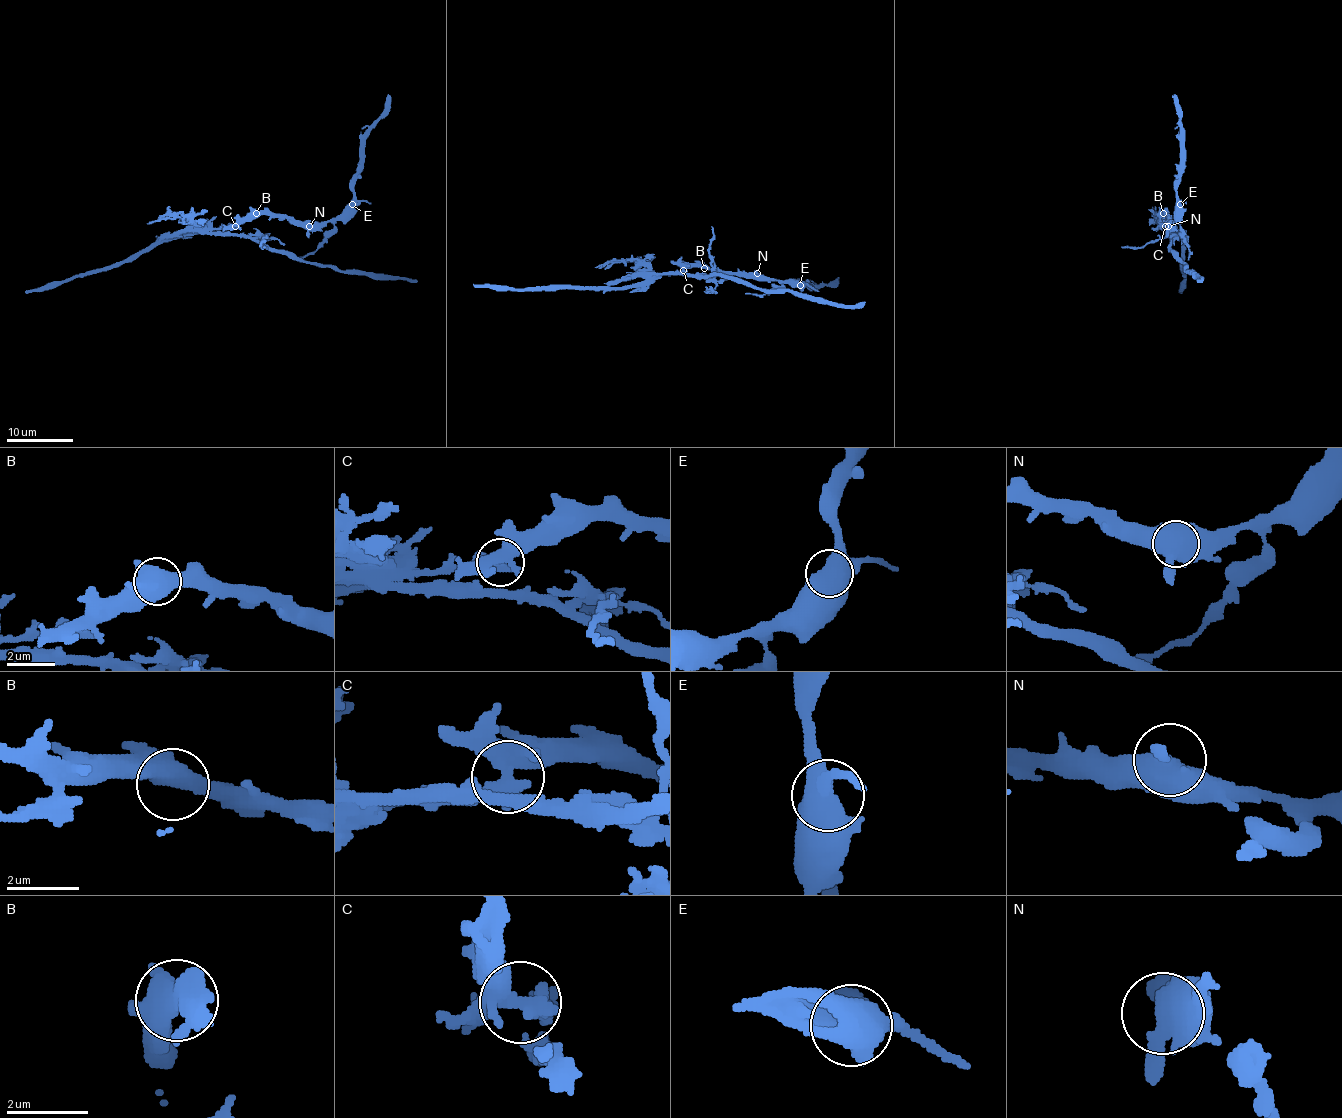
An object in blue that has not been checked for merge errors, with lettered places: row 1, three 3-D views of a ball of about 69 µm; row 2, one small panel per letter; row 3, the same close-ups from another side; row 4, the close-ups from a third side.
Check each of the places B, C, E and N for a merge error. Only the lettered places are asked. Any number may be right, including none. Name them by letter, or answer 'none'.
C

